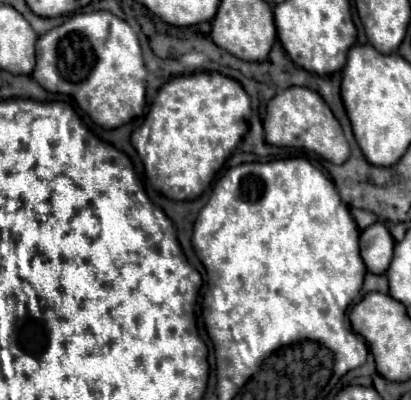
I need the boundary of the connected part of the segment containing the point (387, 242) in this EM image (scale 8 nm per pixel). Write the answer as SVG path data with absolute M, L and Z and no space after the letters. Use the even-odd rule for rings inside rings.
M376 222L360 232L360 254L368 272L384 274L392 260L392 248L394 238L384 224Z

